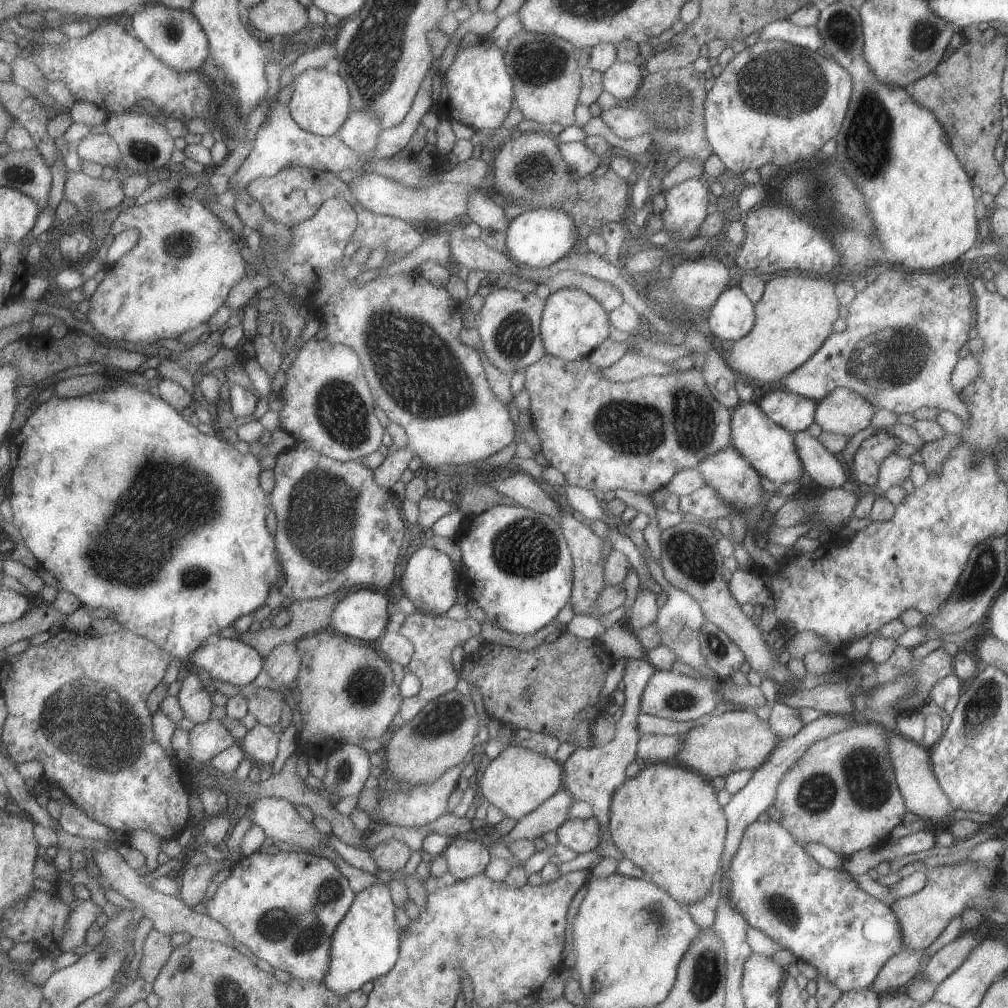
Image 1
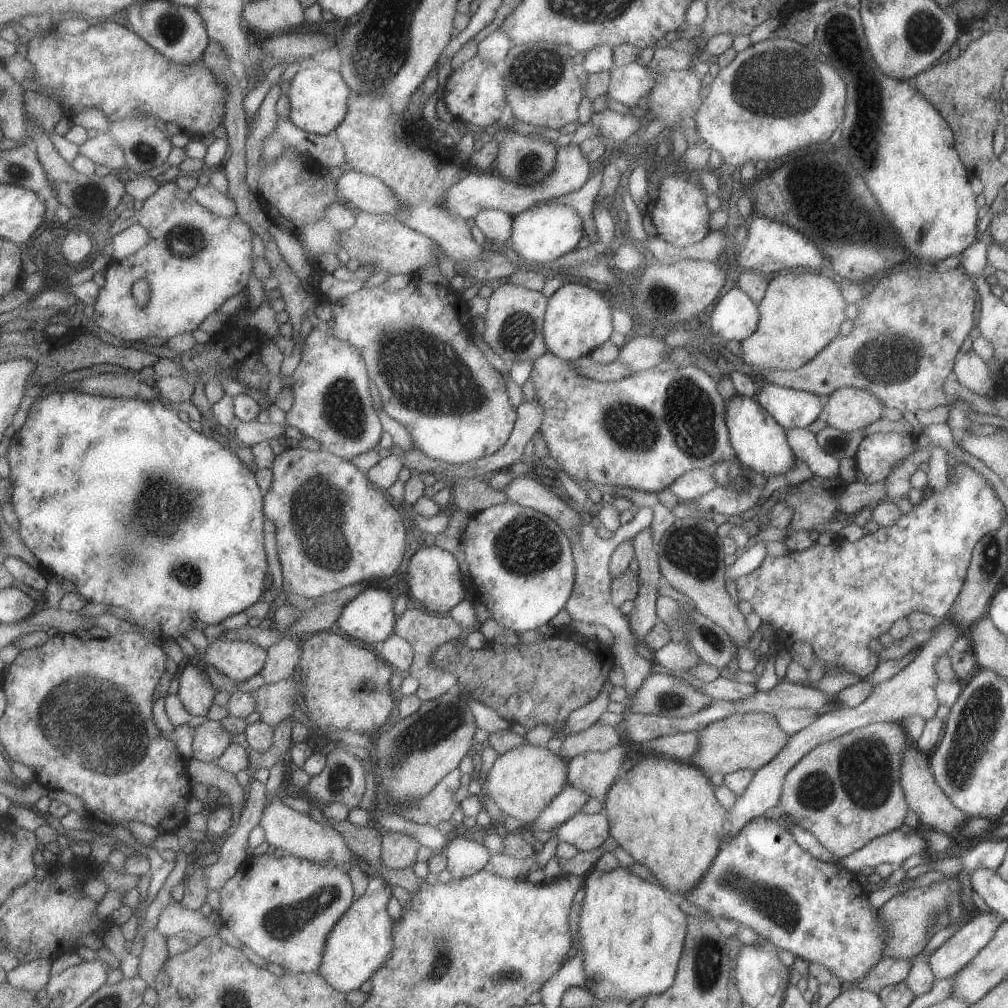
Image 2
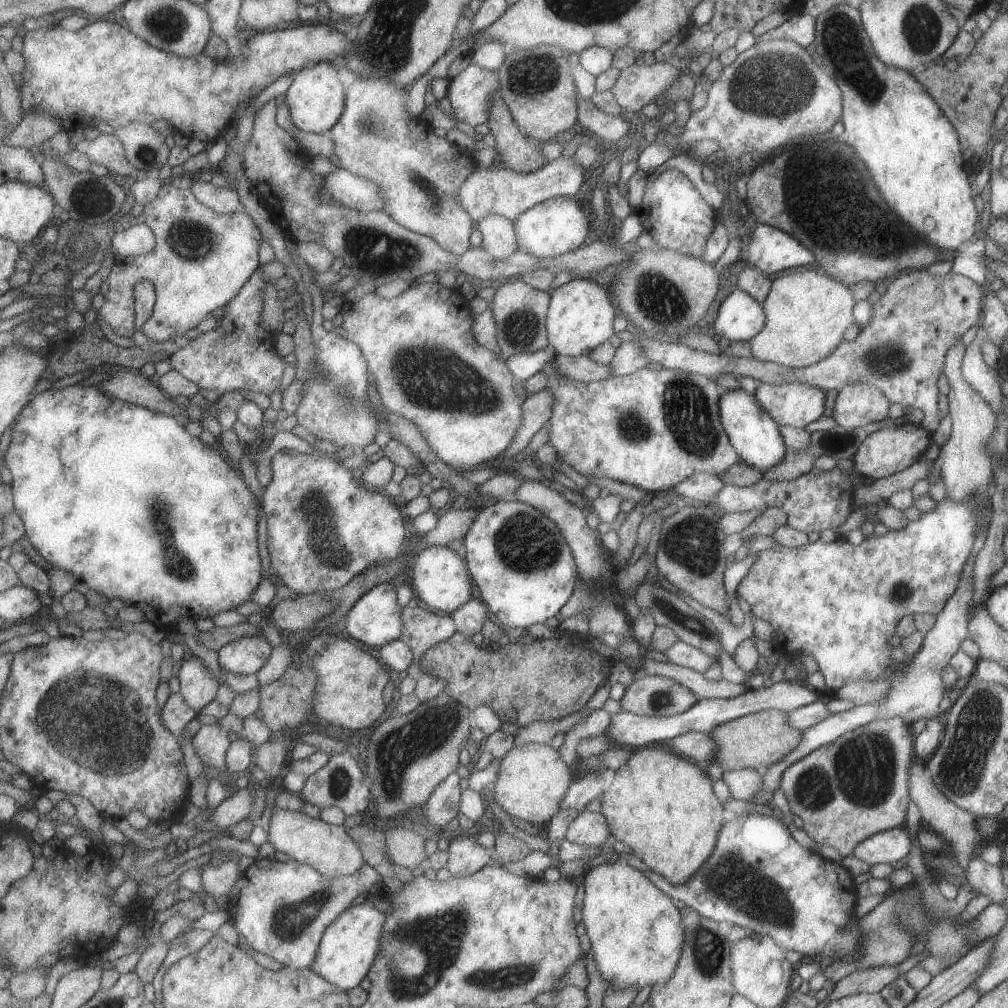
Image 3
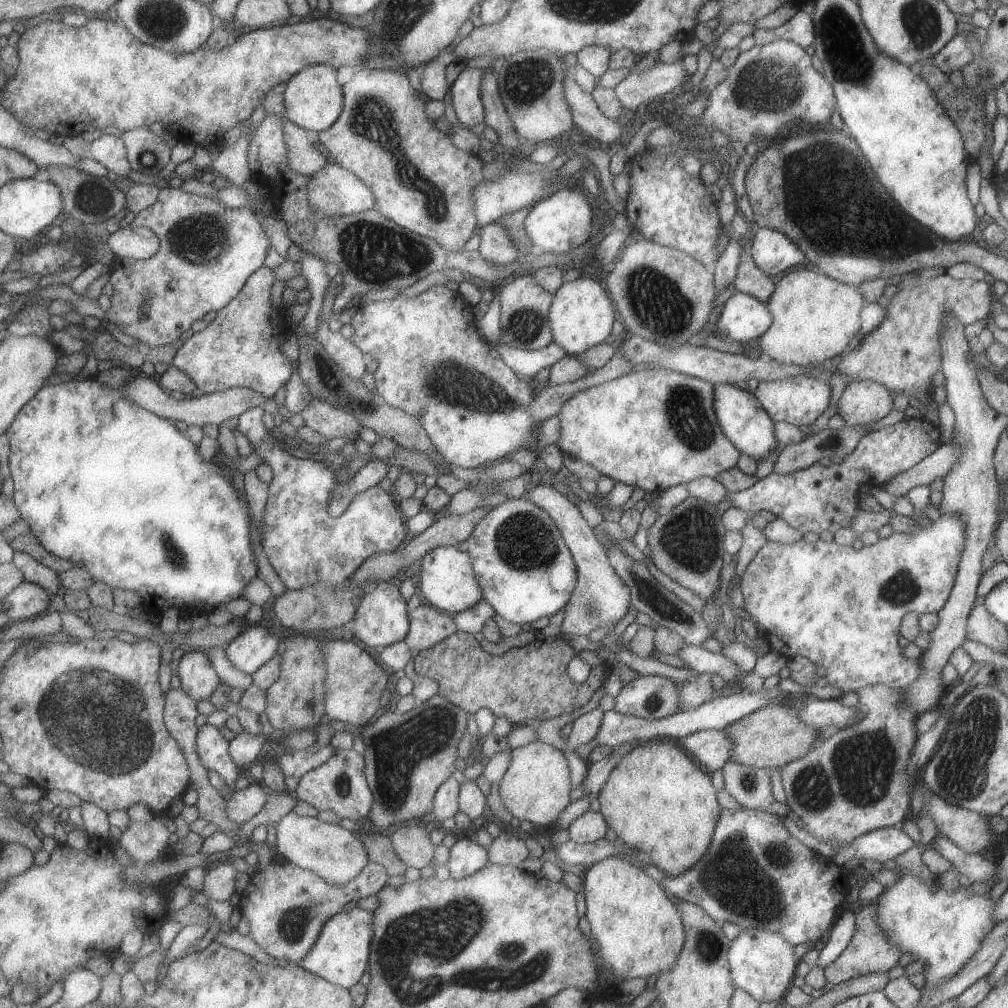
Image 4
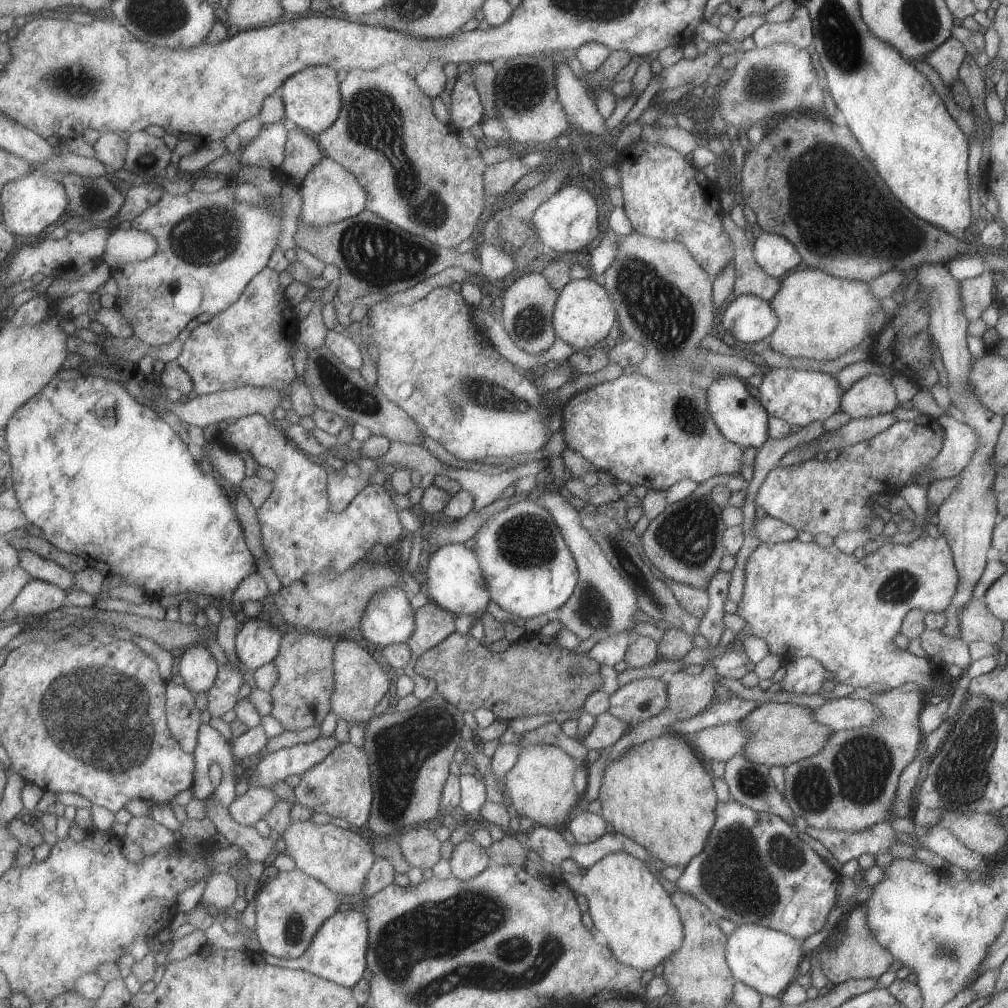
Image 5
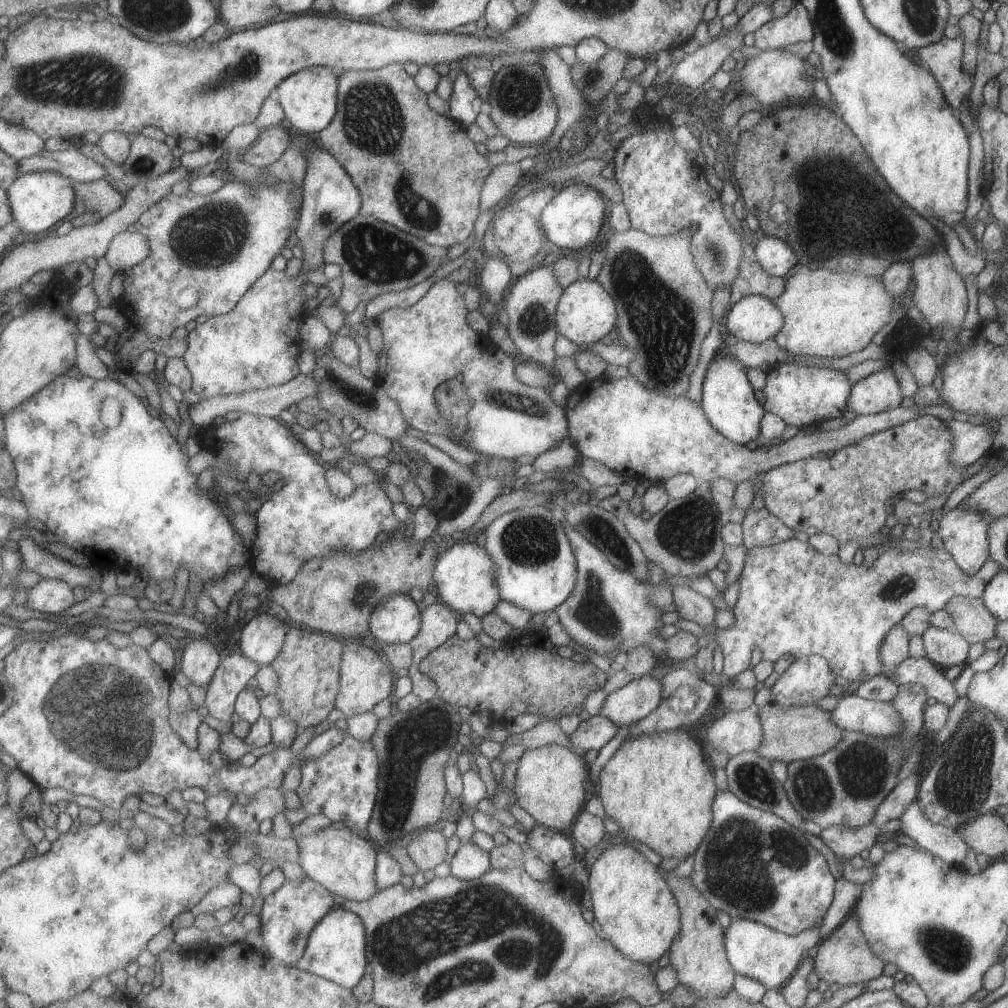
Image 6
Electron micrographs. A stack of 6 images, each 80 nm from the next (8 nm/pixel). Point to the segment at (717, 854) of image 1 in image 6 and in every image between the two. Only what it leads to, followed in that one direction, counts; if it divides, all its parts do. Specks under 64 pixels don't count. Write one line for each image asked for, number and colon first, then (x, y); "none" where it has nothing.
2: (662, 812)
3: (660, 804)
4: (657, 799)
5: (657, 793)
6: (657, 787)

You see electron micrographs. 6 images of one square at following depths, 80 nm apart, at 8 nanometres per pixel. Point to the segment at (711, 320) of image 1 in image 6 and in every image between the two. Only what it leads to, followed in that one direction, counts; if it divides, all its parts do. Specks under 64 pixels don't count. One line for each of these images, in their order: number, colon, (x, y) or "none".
2: (735, 316)
3: (739, 317)
4: (743, 318)
5: (748, 318)
6: (754, 319)

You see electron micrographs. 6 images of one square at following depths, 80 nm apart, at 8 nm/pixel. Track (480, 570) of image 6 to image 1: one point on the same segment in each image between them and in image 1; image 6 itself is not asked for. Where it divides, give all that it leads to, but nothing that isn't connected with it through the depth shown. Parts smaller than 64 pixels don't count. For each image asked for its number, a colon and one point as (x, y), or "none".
1: (430, 580)
2: (435, 581)
3: (441, 579)
4: (448, 579)
5: (456, 580)

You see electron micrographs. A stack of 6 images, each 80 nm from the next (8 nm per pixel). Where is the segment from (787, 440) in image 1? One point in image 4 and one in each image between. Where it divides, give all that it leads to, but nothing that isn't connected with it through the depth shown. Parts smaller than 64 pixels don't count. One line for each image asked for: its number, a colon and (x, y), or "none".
2: (760, 444)
3: (754, 435)
4: (740, 416)

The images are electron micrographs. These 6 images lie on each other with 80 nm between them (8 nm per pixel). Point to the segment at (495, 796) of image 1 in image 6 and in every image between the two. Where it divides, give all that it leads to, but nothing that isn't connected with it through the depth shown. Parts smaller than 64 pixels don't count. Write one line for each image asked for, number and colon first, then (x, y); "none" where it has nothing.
2: (524, 780)
3: (533, 779)
4: (536, 787)
5: (540, 785)
6: (549, 780)

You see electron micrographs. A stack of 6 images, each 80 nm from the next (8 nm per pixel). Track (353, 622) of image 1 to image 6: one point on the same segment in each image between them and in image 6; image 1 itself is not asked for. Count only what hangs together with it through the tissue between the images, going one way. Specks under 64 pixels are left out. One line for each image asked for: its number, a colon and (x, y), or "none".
2: (371, 617)
3: (376, 620)
4: (383, 619)
5: (389, 619)
6: (397, 619)

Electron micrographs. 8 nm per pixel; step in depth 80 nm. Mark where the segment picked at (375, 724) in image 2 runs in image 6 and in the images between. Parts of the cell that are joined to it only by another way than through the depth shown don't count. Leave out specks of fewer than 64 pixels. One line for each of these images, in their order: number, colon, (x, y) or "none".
3: (349, 694)
4: (355, 683)
5: (361, 682)
6: (365, 679)

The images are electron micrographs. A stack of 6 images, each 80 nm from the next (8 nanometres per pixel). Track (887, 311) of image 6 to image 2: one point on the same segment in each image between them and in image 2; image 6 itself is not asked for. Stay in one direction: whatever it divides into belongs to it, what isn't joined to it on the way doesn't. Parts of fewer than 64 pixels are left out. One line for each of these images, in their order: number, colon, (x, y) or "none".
2: (799, 314)
3: (806, 313)
4: (813, 316)
5: (820, 316)

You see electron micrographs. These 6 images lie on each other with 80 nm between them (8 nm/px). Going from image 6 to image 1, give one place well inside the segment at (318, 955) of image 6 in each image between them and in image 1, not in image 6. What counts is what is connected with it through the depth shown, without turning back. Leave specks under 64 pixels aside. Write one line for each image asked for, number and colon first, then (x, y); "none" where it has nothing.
1: (366, 946)
2: (362, 941)
3: (350, 947)
4: (342, 953)
5: (339, 953)

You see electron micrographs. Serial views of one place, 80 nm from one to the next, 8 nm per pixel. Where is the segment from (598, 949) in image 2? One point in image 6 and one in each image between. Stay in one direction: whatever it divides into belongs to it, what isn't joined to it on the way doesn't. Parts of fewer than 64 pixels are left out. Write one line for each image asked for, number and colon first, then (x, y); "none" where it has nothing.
3: (636, 934)
4: (635, 929)
5: (636, 918)
6: (632, 903)

